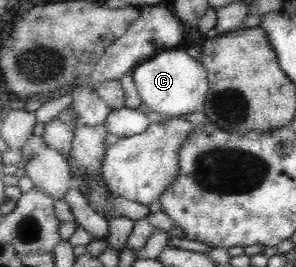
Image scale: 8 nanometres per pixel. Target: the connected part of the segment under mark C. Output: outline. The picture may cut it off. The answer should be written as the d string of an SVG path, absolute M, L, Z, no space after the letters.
M163 48L153 56L139 61L130 72L133 75L133 81L143 106L147 106L163 116L181 116L181 114L195 112L206 101L206 94L209 89L208 73L203 63L193 58L186 49Z

